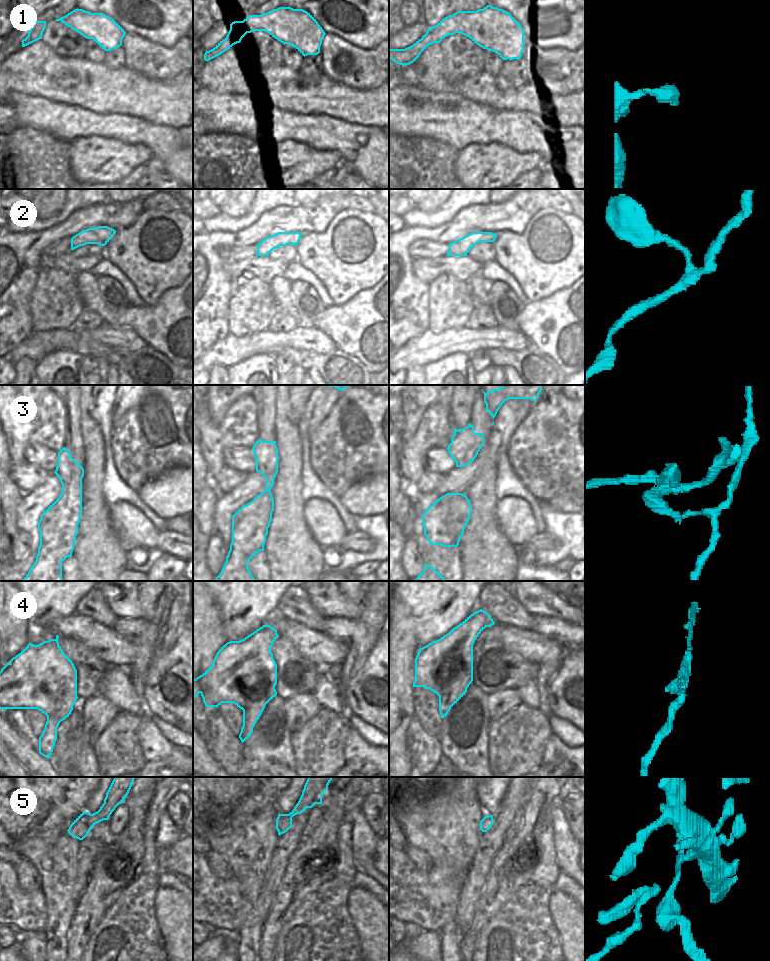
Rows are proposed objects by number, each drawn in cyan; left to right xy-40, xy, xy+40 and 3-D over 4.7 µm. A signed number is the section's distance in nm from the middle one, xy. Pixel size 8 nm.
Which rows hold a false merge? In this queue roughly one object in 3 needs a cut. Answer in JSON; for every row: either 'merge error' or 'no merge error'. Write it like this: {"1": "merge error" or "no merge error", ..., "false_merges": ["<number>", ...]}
{"1": "no merge error", "2": "no merge error", "3": "merge error", "4": "merge error", "5": "merge error", "false_merges": ["3", "4", "5"]}

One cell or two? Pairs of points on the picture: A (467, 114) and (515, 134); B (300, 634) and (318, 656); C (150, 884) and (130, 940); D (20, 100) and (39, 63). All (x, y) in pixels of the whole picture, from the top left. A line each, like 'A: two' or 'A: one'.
A: one
B: one
C: one
D: two

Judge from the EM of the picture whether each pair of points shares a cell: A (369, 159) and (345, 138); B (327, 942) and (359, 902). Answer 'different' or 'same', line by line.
A: same
B: different

